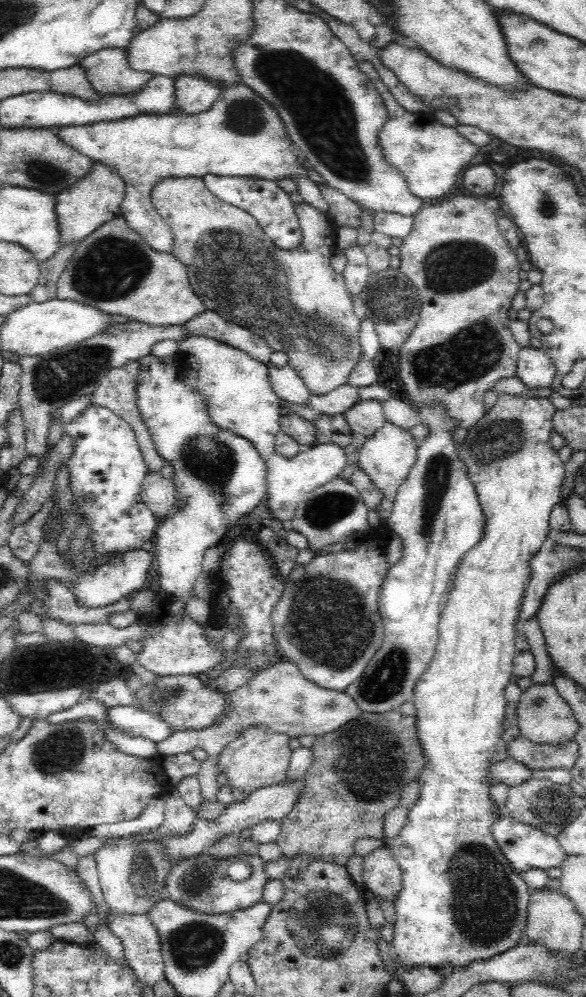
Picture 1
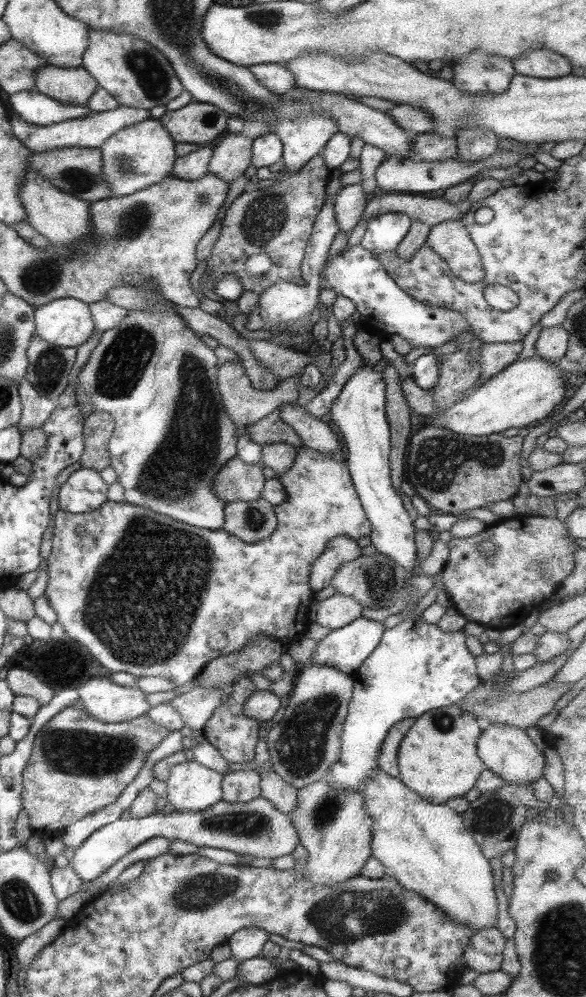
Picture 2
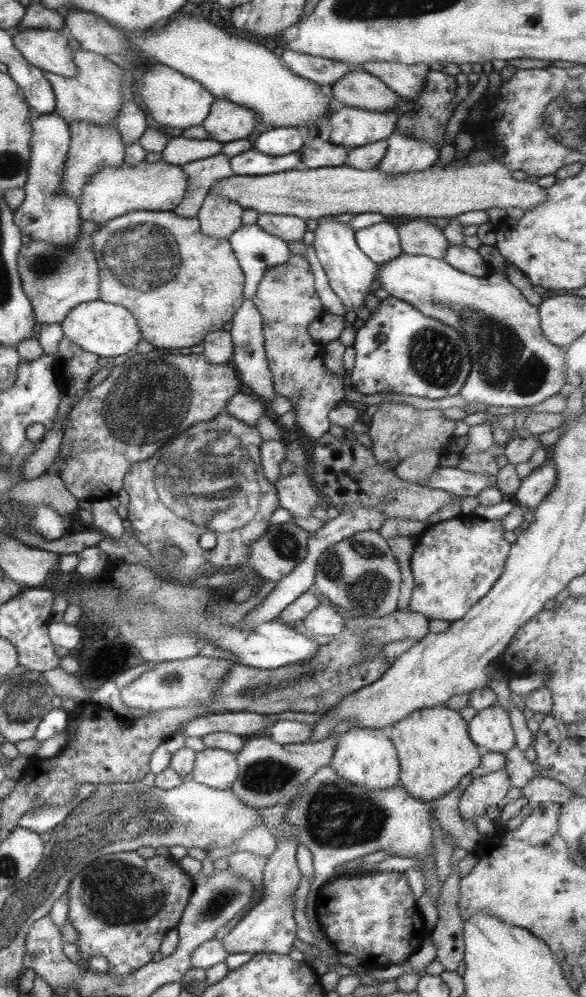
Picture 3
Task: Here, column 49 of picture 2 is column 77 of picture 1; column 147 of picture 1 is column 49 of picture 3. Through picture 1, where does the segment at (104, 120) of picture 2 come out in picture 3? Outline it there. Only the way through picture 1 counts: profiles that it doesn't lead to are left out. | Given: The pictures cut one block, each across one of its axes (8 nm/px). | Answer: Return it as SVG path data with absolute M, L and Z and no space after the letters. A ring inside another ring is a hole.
M51 112L46 115L32 115L30 125L33 129L30 138L30 166L27 168L26 182L22 186L25 196L19 208L13 210L13 221L18 230L30 237L30 240L45 241L57 245L57 248L72 250L81 224L78 203L65 193L57 193L63 177L64 162L70 142L68 124L59 115Z

